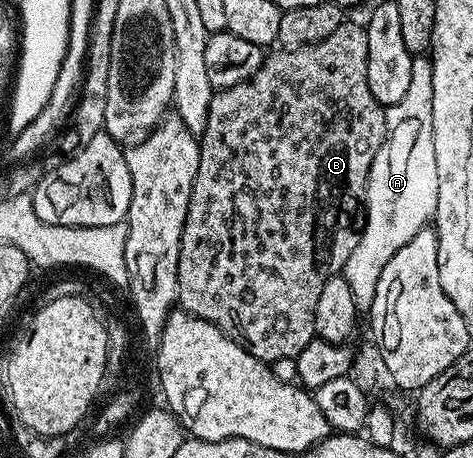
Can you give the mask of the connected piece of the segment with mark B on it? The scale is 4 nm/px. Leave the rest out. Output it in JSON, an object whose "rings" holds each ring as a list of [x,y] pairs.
{"rings":[[[344,20],[337,32],[329,32],[319,42],[309,46],[298,46],[295,50],[276,49],[276,54],[268,53],[261,68],[249,80],[233,84],[224,90],[216,89],[209,104],[209,120],[199,138],[199,163],[197,180],[193,180],[193,192],[189,196],[189,212],[185,216],[185,228],[181,232],[181,252],[177,260],[178,305],[201,320],[209,320],[221,332],[225,332],[237,344],[241,344],[262,362],[273,363],[286,358],[296,358],[316,337],[315,313],[321,288],[334,276],[343,273],[345,260],[357,248],[363,226],[367,223],[367,181],[373,160],[387,139],[386,109],[369,92],[367,61],[369,60],[369,40],[366,29],[351,20]]]}

